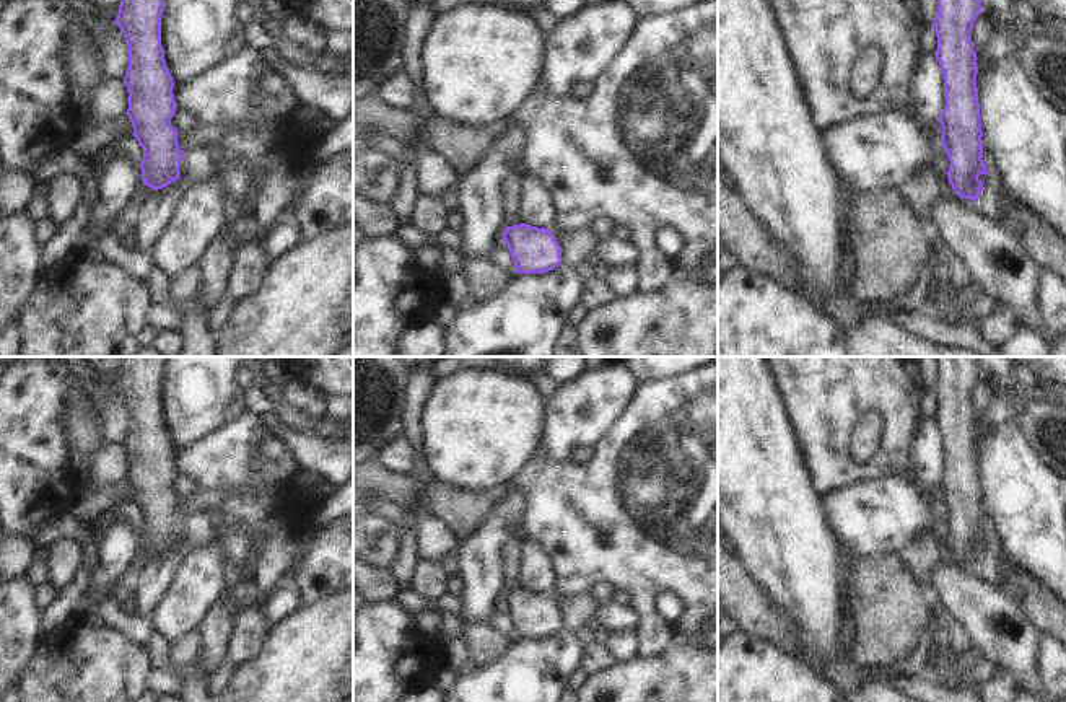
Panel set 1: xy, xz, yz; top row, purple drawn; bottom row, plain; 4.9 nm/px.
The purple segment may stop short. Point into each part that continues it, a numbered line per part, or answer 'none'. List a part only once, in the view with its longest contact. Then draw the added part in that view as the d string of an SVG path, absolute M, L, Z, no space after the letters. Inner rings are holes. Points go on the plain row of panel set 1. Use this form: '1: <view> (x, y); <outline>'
none

